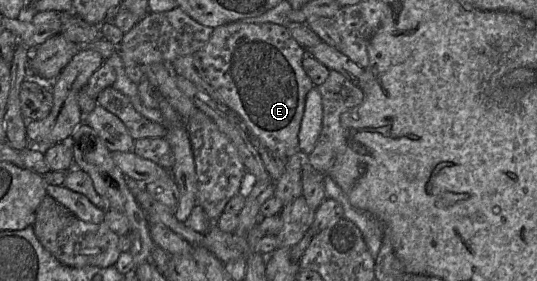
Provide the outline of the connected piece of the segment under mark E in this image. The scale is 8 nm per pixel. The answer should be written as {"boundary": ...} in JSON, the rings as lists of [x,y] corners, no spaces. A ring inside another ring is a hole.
{"boundary":[[[230,22],[214,28],[206,45],[197,53],[206,79],[219,94],[221,103],[238,116],[250,136],[284,159],[300,152],[298,133],[306,95],[314,84],[302,66],[306,49],[298,44],[286,26],[271,22]]]}

